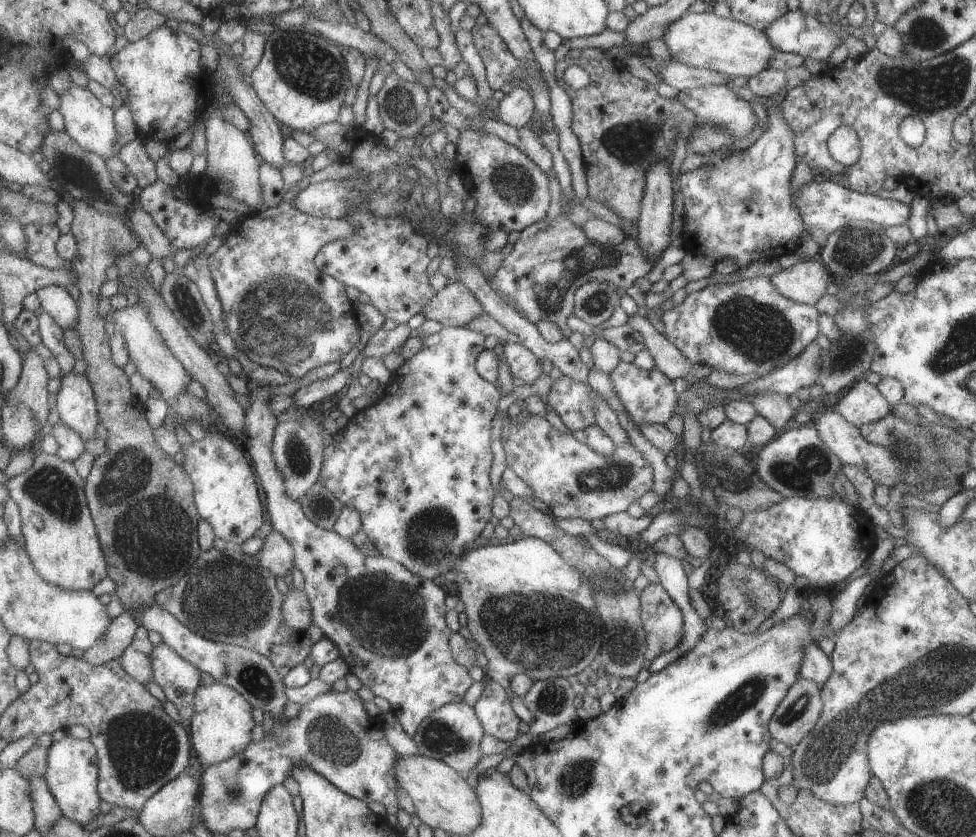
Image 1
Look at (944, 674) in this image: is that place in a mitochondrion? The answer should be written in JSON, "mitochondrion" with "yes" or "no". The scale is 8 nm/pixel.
{"mitochondrion":"yes"}

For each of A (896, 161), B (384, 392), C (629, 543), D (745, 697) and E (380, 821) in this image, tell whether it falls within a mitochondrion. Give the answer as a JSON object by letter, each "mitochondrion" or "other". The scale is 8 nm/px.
{"A":"other","B":"other","C":"other","D":"mitochondrion","E":"other"}

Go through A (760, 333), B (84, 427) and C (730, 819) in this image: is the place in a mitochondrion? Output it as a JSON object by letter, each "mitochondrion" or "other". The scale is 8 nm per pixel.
{"A":"mitochondrion","B":"other","C":"other"}

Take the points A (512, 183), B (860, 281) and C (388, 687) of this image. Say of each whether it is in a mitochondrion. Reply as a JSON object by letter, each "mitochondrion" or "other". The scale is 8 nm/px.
{"A":"mitochondrion","B":"mitochondrion","C":"other"}

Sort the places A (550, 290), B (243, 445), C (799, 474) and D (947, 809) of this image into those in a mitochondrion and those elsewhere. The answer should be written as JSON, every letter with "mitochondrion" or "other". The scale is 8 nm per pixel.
{"A":"mitochondrion","B":"other","C":"mitochondrion","D":"mitochondrion"}

